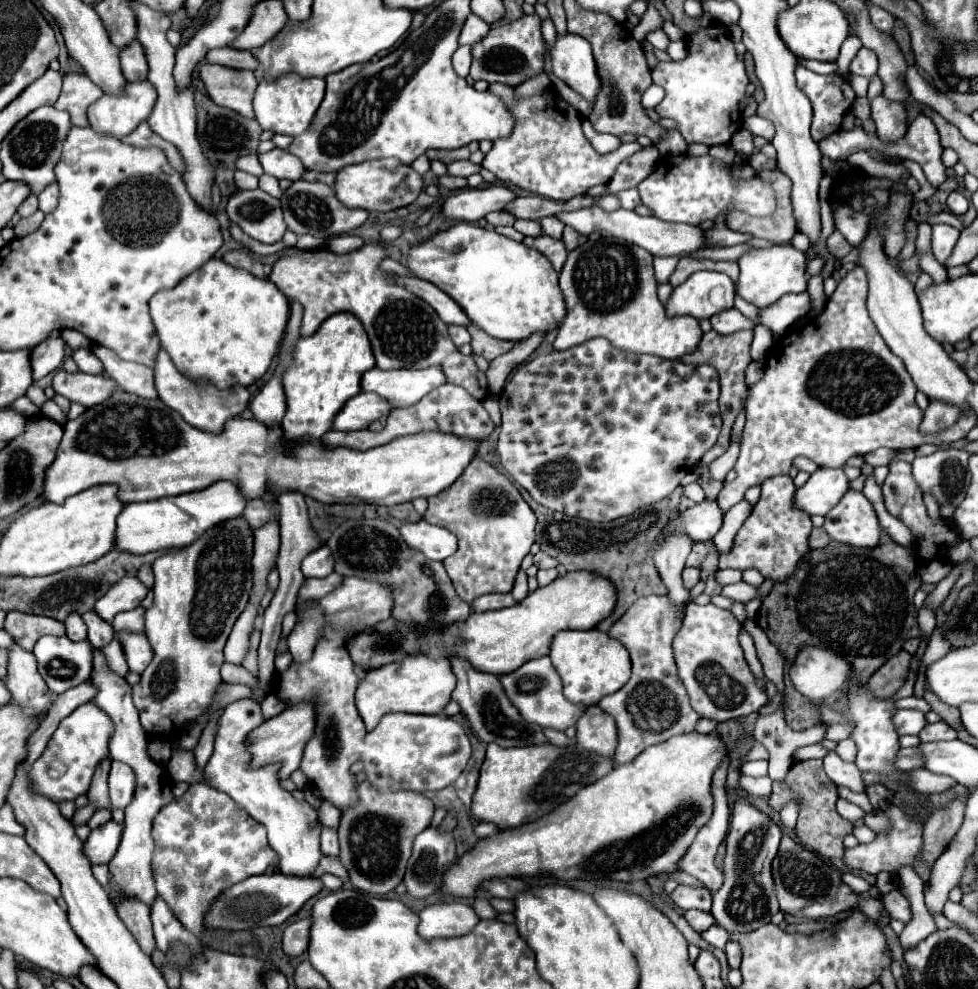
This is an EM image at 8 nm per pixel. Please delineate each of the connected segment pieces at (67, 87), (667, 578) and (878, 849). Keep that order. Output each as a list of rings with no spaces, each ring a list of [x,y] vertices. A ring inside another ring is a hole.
[[[67,74],[63,80],[63,90],[53,104],[57,110],[65,110],[71,116],[73,126],[89,126],[87,108],[103,96],[103,90],[93,84],[87,76]]]
[[[665,534],[665,538],[661,538],[661,546],[657,546],[653,554],[655,566],[669,588],[669,598],[679,608],[689,604],[689,590],[683,586],[681,572],[685,568],[685,558],[689,556],[691,546],[693,542],[691,538],[685,538],[685,534]]]
[[[891,804],[885,810],[889,824],[893,824],[887,832],[877,834],[873,842],[869,844],[859,844],[854,848],[845,848],[844,862],[851,870],[863,870],[867,874],[881,874],[881,872],[889,872],[889,874],[897,874],[903,866],[911,866],[919,878],[923,878],[923,882],[929,880],[931,876],[931,866],[927,866],[921,856],[923,856],[923,818],[915,816],[915,814],[905,814],[905,810],[901,810],[901,806]]]

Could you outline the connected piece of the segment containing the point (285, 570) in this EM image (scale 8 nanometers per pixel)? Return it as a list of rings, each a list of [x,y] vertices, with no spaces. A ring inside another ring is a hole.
[[[285,492],[277,498],[279,502],[279,524],[281,524],[281,552],[279,552],[279,558],[277,558],[277,570],[279,570],[279,576],[281,576],[281,582],[279,582],[279,590],[275,592],[269,608],[265,610],[263,614],[263,630],[261,630],[261,644],[259,644],[259,680],[261,680],[261,686],[269,684],[269,680],[273,678],[275,674],[275,648],[277,648],[277,642],[279,642],[279,636],[281,636],[281,622],[283,622],[283,616],[287,612],[293,612],[295,606],[297,606],[297,592],[301,588],[301,584],[305,582],[305,576],[301,574],[301,560],[313,552],[315,548],[319,548],[319,538],[317,534],[313,532],[311,528],[311,522],[309,522],[309,516],[307,516],[307,506],[305,506],[305,496],[299,494],[299,492]]]

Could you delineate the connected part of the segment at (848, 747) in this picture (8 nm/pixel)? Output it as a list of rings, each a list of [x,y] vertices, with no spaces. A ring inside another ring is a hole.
[[[847,738],[847,740],[843,740],[843,742],[839,742],[839,744],[837,744],[835,752],[841,756],[841,760],[855,762],[855,758],[857,756],[857,746],[855,746],[855,742],[853,742],[851,738]]]

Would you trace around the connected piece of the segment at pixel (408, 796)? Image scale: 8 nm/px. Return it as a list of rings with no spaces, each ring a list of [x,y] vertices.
[[[361,782],[357,786],[357,796],[357,802],[341,814],[339,860],[347,868],[353,888],[365,894],[385,896],[401,884],[413,840],[431,824],[435,806],[429,798],[417,792],[401,790],[395,794],[377,794],[369,782]]]

